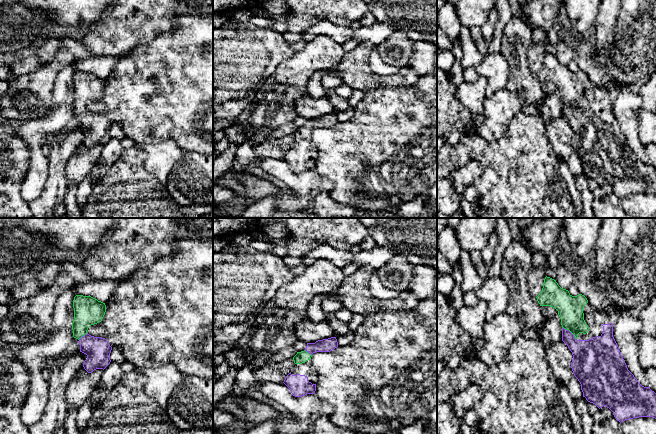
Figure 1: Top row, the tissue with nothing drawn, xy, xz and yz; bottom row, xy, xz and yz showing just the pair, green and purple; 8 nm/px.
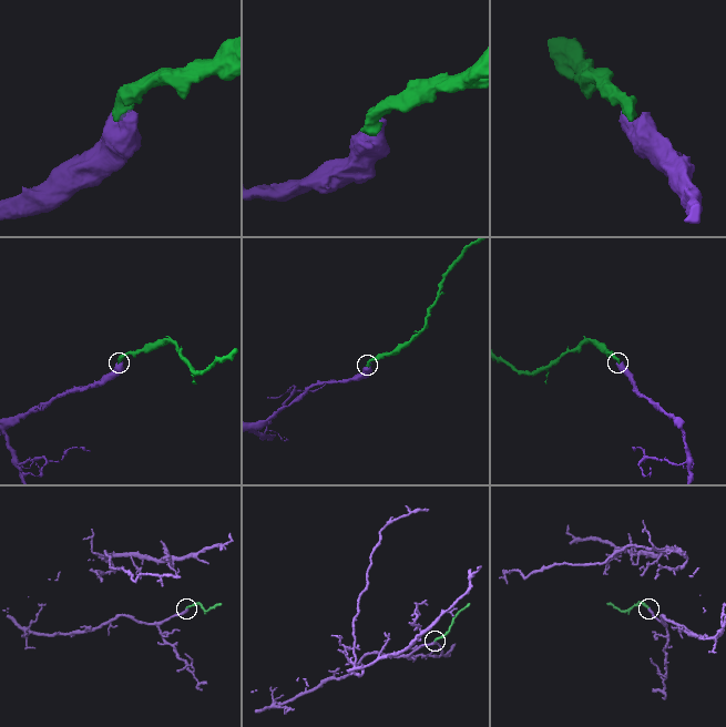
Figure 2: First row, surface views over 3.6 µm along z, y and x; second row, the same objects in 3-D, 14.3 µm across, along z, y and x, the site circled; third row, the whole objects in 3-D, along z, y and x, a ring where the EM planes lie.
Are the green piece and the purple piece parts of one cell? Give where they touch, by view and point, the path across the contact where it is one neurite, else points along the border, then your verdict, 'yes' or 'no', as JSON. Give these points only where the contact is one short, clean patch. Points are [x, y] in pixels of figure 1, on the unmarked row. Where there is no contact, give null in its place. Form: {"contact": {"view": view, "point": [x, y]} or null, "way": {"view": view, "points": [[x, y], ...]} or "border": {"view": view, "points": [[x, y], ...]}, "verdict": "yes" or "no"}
{"contact": {"view": "yz", "point": [570, 107]}, "way": {"view": "yz", "points": [[570, 84], [570, 107], [570, 113], [590, 131]]}, "verdict": "yes"}

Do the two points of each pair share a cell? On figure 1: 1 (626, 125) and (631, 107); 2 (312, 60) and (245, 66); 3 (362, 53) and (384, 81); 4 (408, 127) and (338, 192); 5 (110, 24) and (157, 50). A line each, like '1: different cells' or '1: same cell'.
1: same cell
2: different cells
3: same cell
4: same cell
5: different cells

